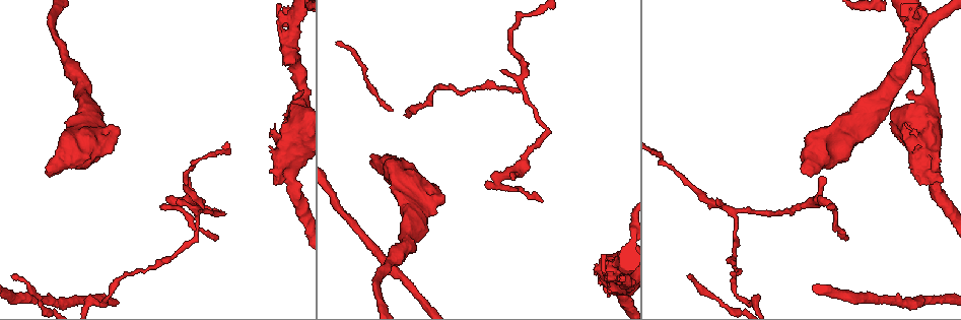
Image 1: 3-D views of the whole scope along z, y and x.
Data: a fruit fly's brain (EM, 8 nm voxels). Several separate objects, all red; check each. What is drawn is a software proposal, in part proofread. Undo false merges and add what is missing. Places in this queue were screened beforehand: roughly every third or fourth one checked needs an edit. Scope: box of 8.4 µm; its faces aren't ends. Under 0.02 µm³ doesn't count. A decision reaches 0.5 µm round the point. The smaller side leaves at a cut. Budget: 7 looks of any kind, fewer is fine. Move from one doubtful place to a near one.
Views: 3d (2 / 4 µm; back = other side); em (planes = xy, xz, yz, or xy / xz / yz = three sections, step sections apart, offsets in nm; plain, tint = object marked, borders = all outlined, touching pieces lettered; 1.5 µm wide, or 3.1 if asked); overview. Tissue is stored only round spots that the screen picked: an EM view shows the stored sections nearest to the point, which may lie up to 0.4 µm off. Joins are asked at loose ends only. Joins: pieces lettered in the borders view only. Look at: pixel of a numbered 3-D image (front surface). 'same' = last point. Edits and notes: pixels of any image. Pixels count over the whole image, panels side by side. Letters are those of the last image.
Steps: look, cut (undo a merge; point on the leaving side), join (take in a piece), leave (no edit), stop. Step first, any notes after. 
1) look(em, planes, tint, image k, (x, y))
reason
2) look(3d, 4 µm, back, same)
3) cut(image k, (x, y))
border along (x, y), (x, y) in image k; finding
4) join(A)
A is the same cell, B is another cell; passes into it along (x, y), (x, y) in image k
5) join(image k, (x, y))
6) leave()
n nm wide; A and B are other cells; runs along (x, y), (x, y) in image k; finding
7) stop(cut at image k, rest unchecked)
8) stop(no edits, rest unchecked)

look(em, yz, step 8, tint, image 1, (736, 211))
three-way junction

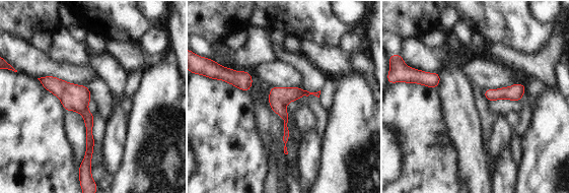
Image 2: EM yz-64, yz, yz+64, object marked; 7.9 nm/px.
look(em, planes, borders, same)
cut it another way

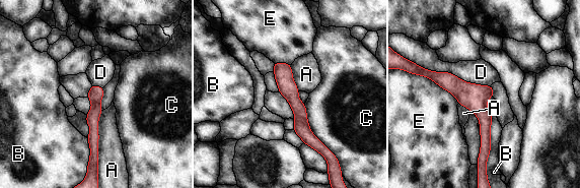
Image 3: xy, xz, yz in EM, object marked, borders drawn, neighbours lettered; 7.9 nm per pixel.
leave()
120 nm wide; A, B, C, D and E are other cells; runs along (429, 73), (484, 115), (481, 157) in image 3; all the same cell

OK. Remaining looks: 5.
look(em, yz, step 8, tint, image 1, (47, 168))
thick end

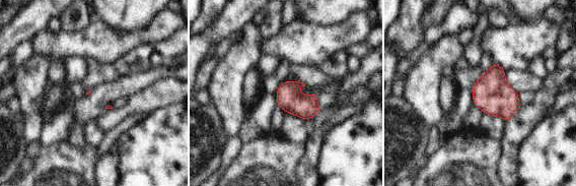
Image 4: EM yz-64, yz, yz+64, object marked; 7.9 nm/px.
look(em, planes, borders, same)
cut it another way

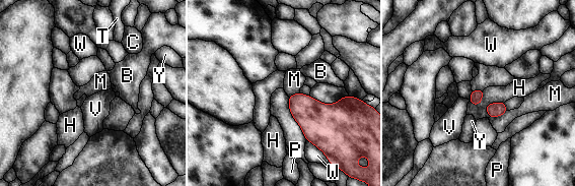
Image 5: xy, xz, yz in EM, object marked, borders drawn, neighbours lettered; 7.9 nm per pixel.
leave()
B, C, H, M, P, T, V, W and Y are other cells; border along (504, 101), (489, 103), (488, 117) in image 5; none of them fits

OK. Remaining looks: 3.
look(3d, 2 µm, image 1, (442, 197))
free end

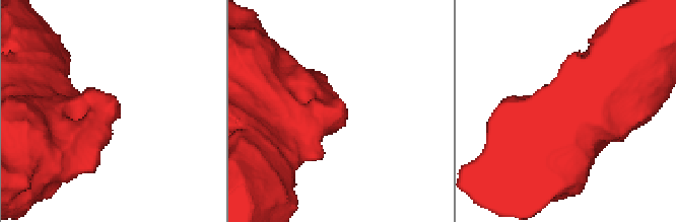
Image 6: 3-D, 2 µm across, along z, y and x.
look(em, xz, step 4, borders, image 6, (338, 113))
shape alone is not enough

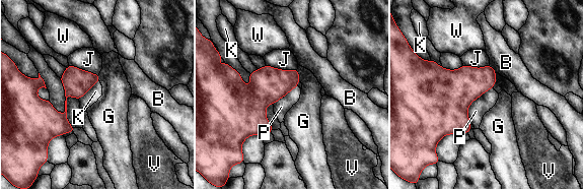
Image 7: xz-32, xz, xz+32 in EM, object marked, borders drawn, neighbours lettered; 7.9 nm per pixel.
leave()
B, G, J, K, P, V and W are other cells; border along (490, 64), (497, 72) in image 7; no lettered piece goes on from it

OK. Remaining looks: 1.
stop(no edits, rest unchecked)

